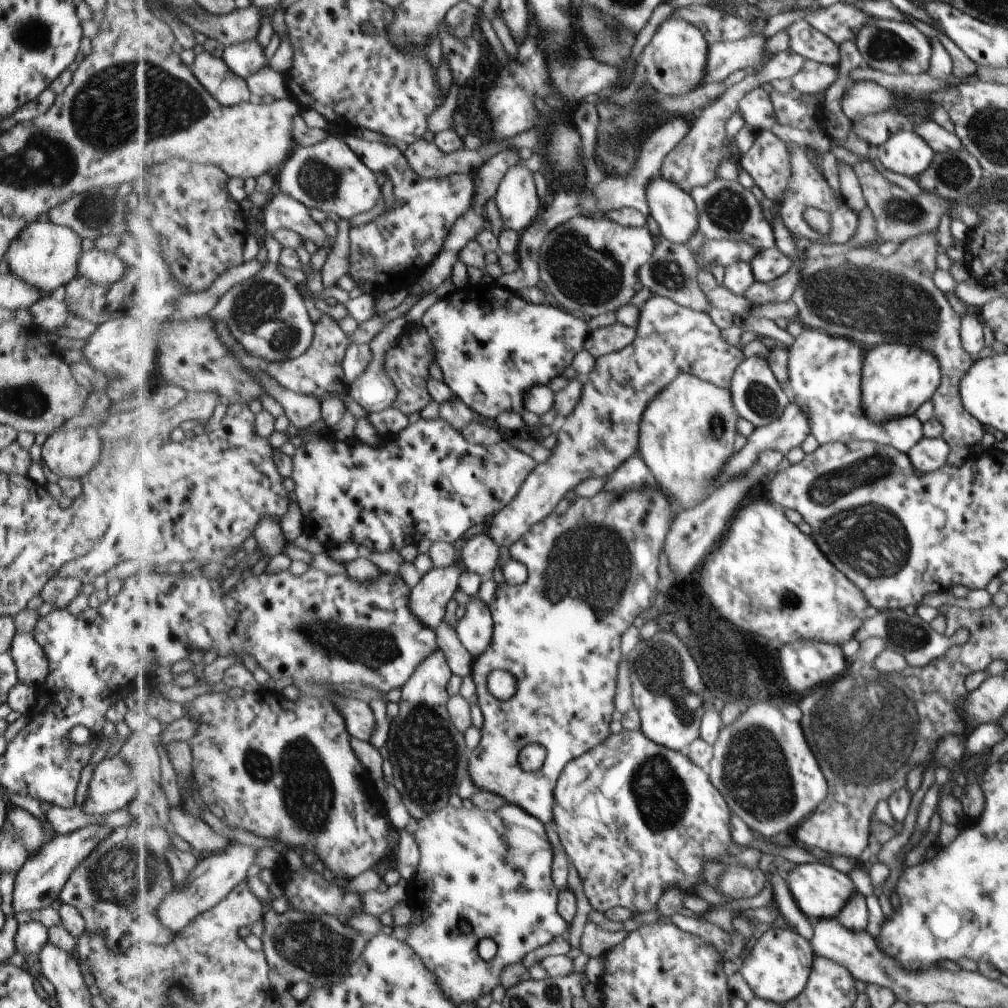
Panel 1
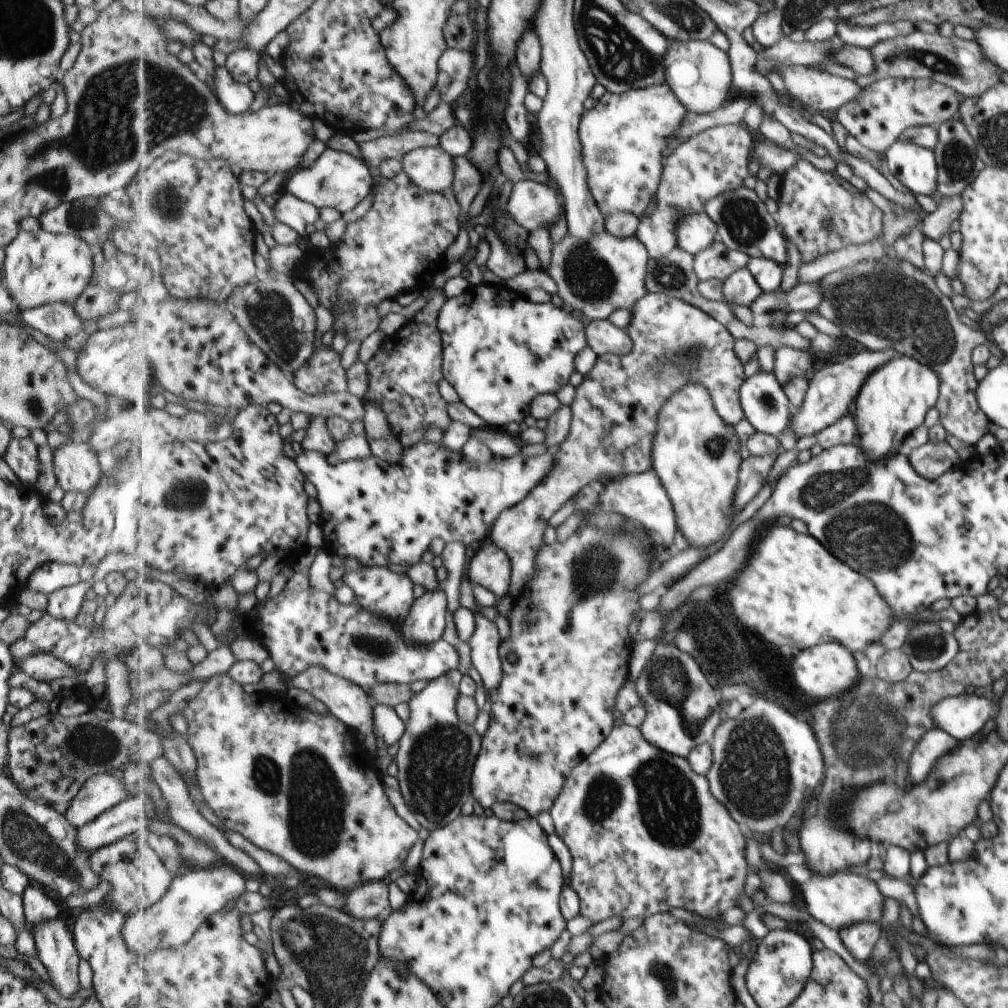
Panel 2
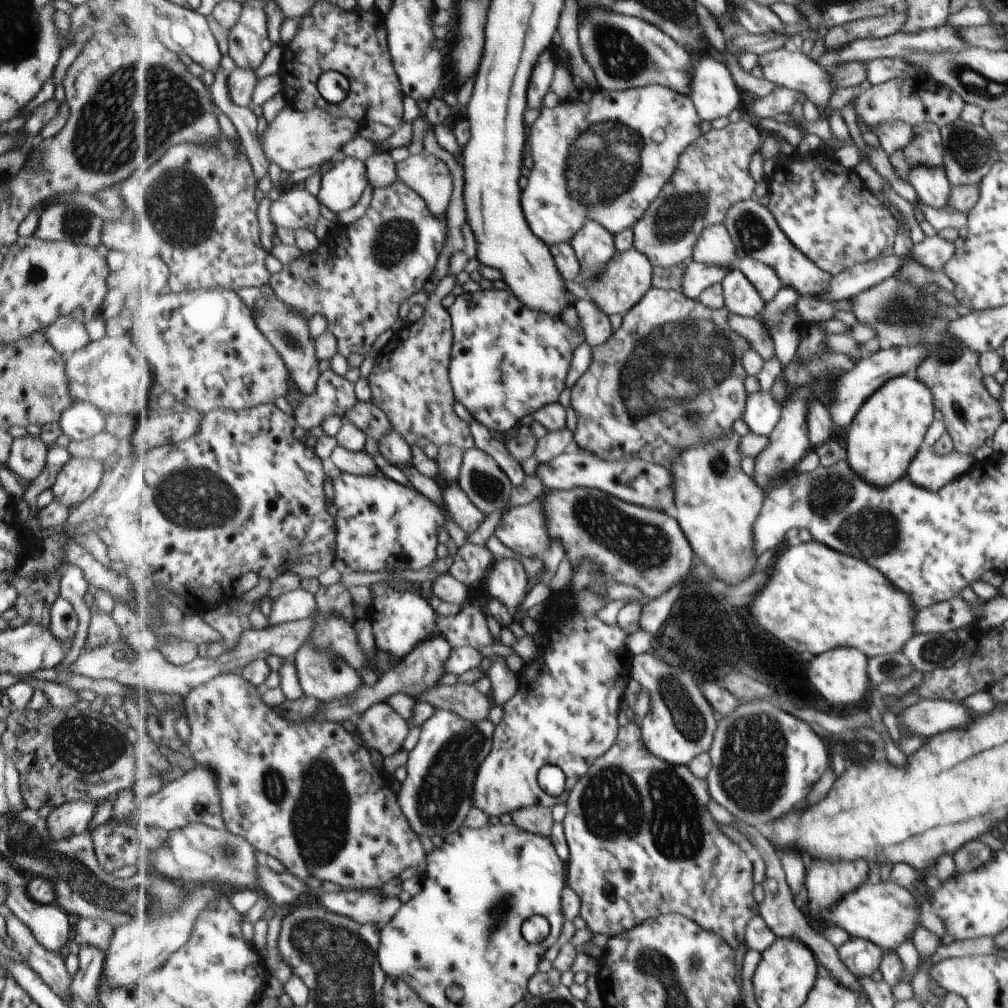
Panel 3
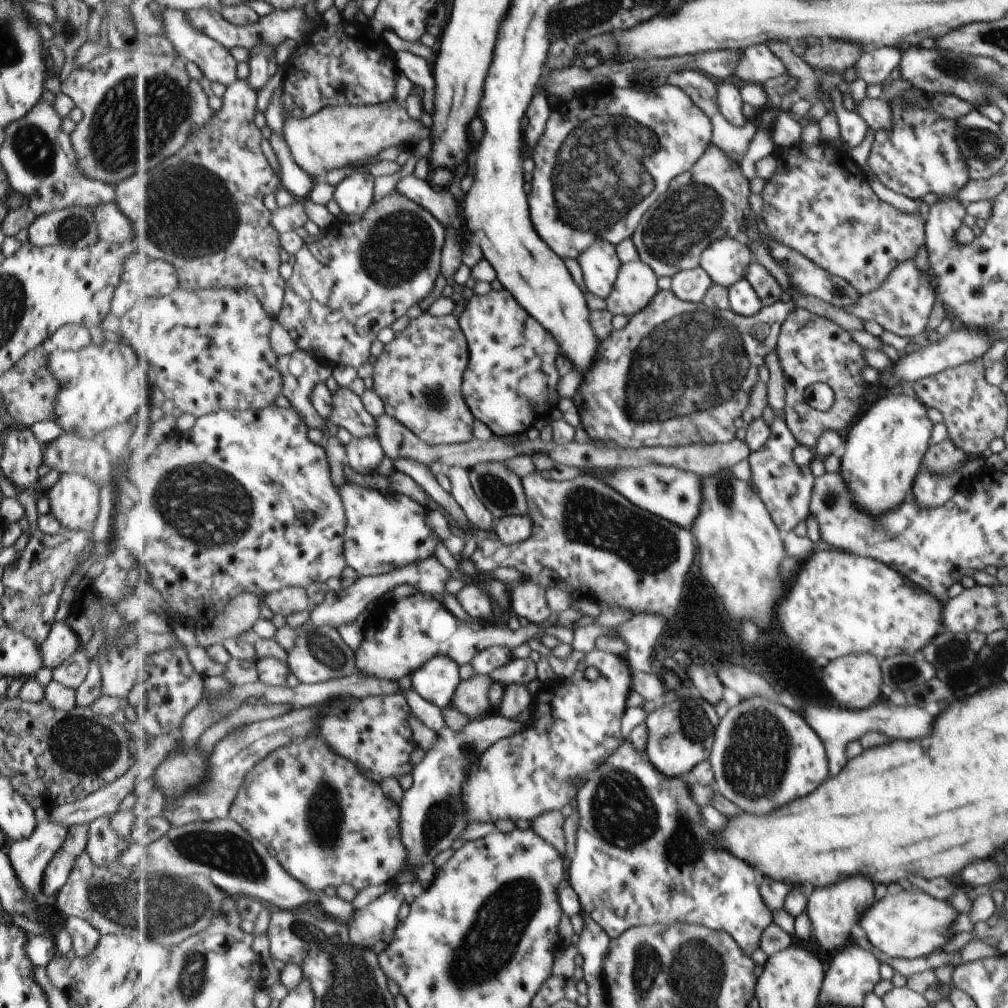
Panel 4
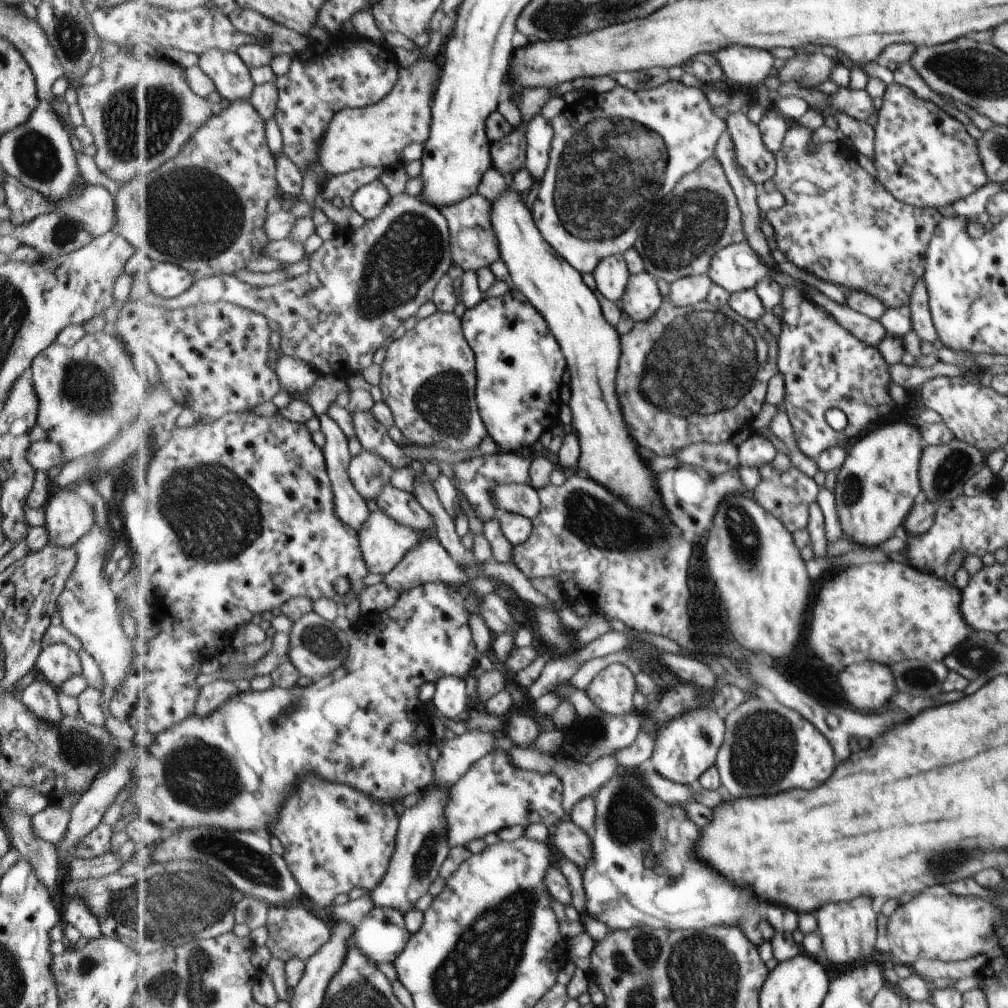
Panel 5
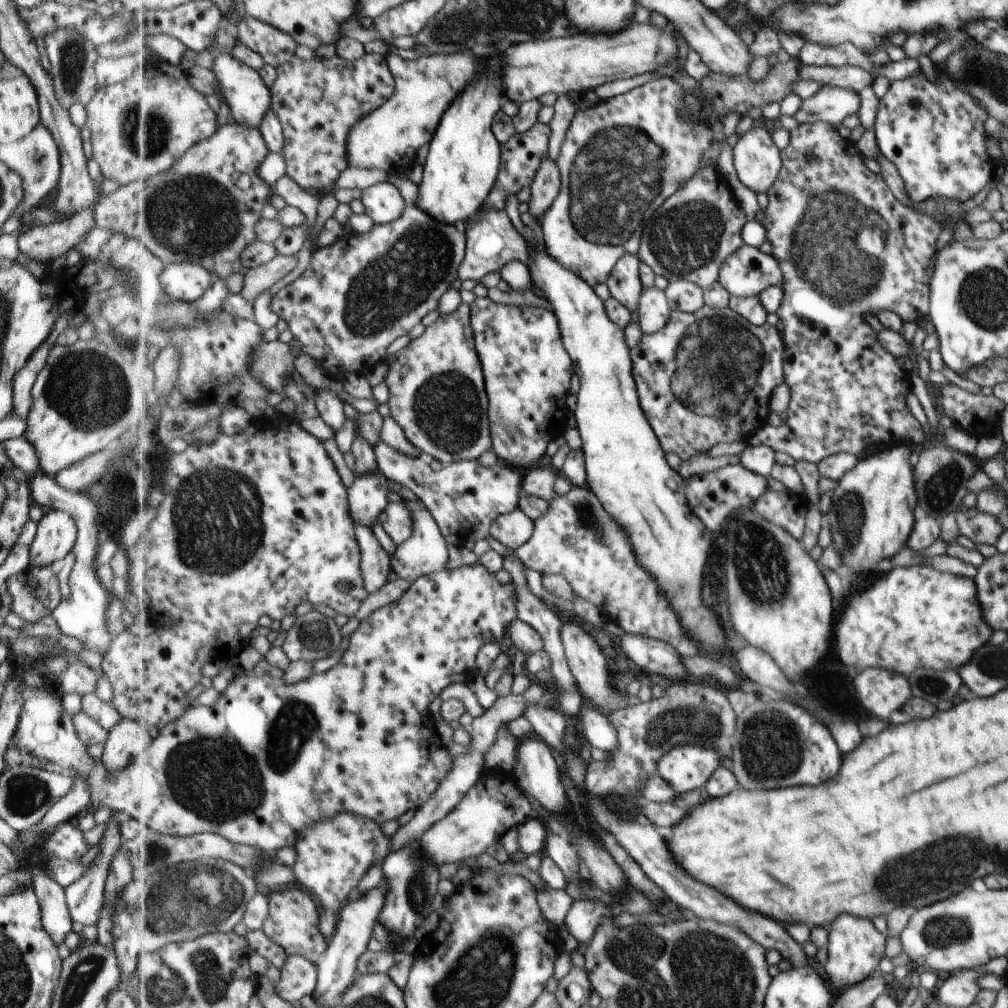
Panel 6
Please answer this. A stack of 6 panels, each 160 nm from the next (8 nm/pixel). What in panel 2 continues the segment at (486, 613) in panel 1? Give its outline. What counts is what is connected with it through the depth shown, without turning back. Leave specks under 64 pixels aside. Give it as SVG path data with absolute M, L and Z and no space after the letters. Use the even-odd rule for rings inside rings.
M478 614L476 621L476 632L465 638L471 648L472 664L481 673L488 690L497 691L504 677L501 634L497 624L485 616Z

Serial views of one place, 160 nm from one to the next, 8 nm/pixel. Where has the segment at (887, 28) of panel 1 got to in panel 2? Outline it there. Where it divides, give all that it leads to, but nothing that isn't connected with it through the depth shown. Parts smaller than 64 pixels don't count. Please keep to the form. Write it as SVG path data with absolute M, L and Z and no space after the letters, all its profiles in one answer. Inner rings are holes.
M915 29L906 35L878 42L869 50L874 60L874 73L867 78L863 78L863 75L854 78L859 86L867 86L875 79L882 79L885 76L902 79L928 78L930 81L952 88L965 98L980 97L988 88L1003 85L999 80L1001 67L992 63L974 40L960 39L953 34L944 37Z

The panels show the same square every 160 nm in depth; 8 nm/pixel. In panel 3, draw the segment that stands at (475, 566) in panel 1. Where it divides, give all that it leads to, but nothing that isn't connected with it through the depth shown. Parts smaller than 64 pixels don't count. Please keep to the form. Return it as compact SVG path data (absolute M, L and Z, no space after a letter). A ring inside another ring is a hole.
M515 559L496 561L481 584L489 597L500 600L511 612L525 602L532 586L523 564Z

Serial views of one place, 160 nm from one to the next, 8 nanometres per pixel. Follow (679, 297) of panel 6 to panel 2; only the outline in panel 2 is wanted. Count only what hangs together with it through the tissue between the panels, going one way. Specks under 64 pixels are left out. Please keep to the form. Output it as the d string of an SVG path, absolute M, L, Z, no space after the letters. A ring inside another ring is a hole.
M715 241L708 249L694 256L694 269L700 281L724 281L749 264L750 256L743 250L731 250L723 241Z

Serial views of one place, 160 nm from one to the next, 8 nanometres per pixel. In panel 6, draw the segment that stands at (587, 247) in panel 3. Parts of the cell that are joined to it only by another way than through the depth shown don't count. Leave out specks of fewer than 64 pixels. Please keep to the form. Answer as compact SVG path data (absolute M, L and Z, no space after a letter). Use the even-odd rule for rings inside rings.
M627 254L617 262L606 283L612 297L631 312L637 311L643 294L644 284L641 282L639 266L641 266L639 256Z

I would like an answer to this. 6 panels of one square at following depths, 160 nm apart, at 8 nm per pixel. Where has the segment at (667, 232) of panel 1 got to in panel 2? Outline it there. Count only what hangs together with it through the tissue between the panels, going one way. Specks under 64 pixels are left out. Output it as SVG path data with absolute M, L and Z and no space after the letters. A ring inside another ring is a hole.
M705 212L688 215L678 225L678 244L693 256L719 240L719 225Z

